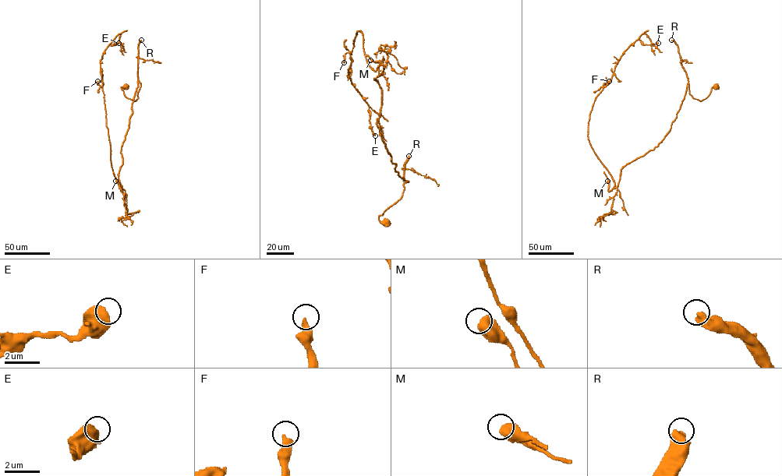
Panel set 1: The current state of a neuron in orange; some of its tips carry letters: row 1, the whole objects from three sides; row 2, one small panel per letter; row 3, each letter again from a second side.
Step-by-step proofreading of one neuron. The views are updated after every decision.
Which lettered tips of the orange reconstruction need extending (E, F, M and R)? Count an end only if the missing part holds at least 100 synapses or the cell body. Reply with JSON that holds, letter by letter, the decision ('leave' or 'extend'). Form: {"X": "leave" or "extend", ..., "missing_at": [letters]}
{"E": "leave", "F": "leave", "M": "leave", "R": "extend", "missing_at": ["R"]}

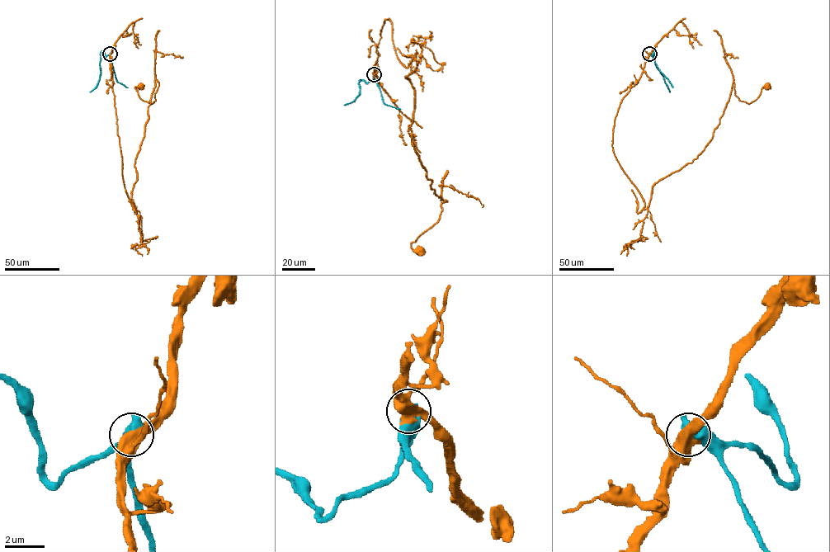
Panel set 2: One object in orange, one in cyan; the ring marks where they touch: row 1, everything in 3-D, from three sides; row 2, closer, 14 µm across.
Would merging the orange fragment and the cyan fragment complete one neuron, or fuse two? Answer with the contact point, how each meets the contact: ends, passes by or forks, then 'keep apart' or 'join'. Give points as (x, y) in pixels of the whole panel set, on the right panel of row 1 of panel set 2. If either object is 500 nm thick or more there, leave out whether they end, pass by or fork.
place (649, 54); keep apart

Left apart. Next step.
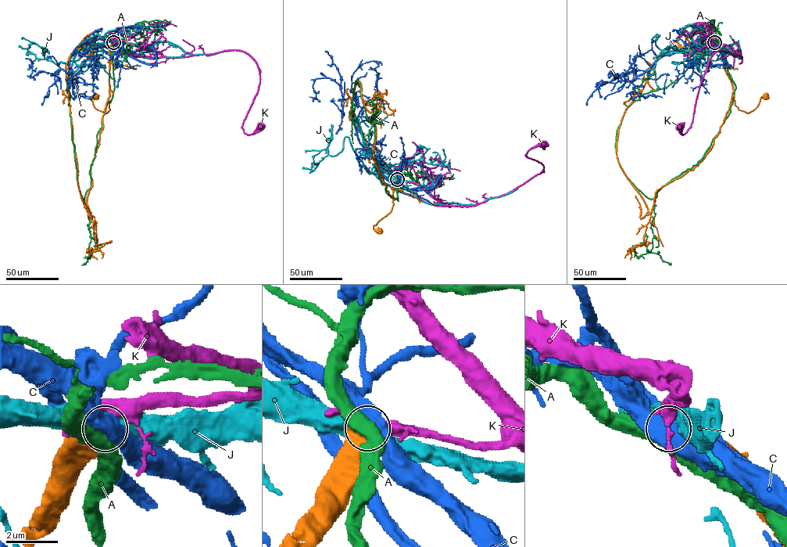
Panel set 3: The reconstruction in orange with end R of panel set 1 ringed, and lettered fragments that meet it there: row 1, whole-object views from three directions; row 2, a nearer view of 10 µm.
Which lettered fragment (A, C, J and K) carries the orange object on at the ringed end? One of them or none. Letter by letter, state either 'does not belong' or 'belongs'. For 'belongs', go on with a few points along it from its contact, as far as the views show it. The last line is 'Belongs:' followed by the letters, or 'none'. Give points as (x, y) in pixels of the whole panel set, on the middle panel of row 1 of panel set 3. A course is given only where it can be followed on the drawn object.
A: does not belong
C: does not belong
J: does not belong
K: does not belong
Belongs: none

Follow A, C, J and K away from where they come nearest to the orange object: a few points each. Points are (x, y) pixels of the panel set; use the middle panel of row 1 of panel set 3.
A: (397, 179), (398, 200), (380, 182), (373, 150), (375, 127), (367, 120), (357, 80), (351, 112), (353, 143)
C: (397, 179), (360, 144), (353, 123), (355, 102), (344, 99), (338, 84), (316, 78), (316, 99), (309, 96)
J: (396, 179), (384, 175), (376, 163), (371, 173), (348, 137), (335, 156), (325, 156), (313, 170), (302, 168)
K: (396, 178), (417, 184), (444, 205), (471, 206), (506, 194), (538, 174), (543, 166), (525, 155), (543, 144)

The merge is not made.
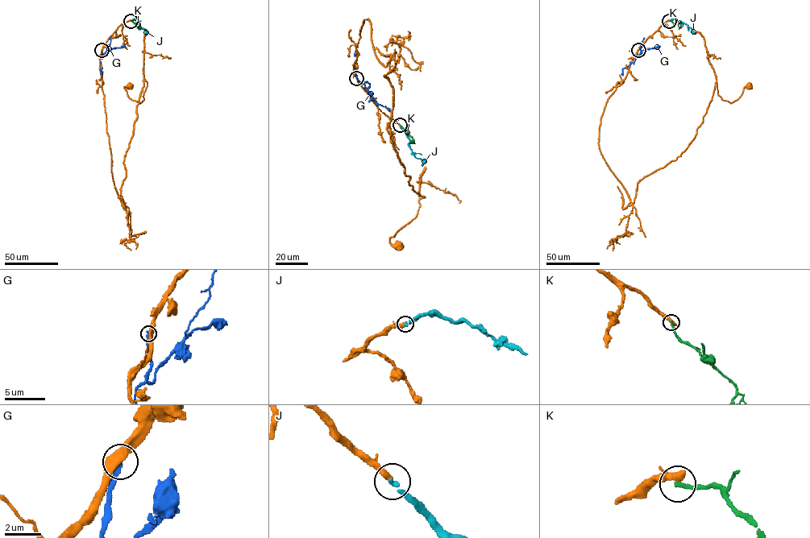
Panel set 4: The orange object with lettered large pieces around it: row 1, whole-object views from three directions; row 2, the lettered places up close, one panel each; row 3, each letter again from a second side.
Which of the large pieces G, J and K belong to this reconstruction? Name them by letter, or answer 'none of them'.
J

